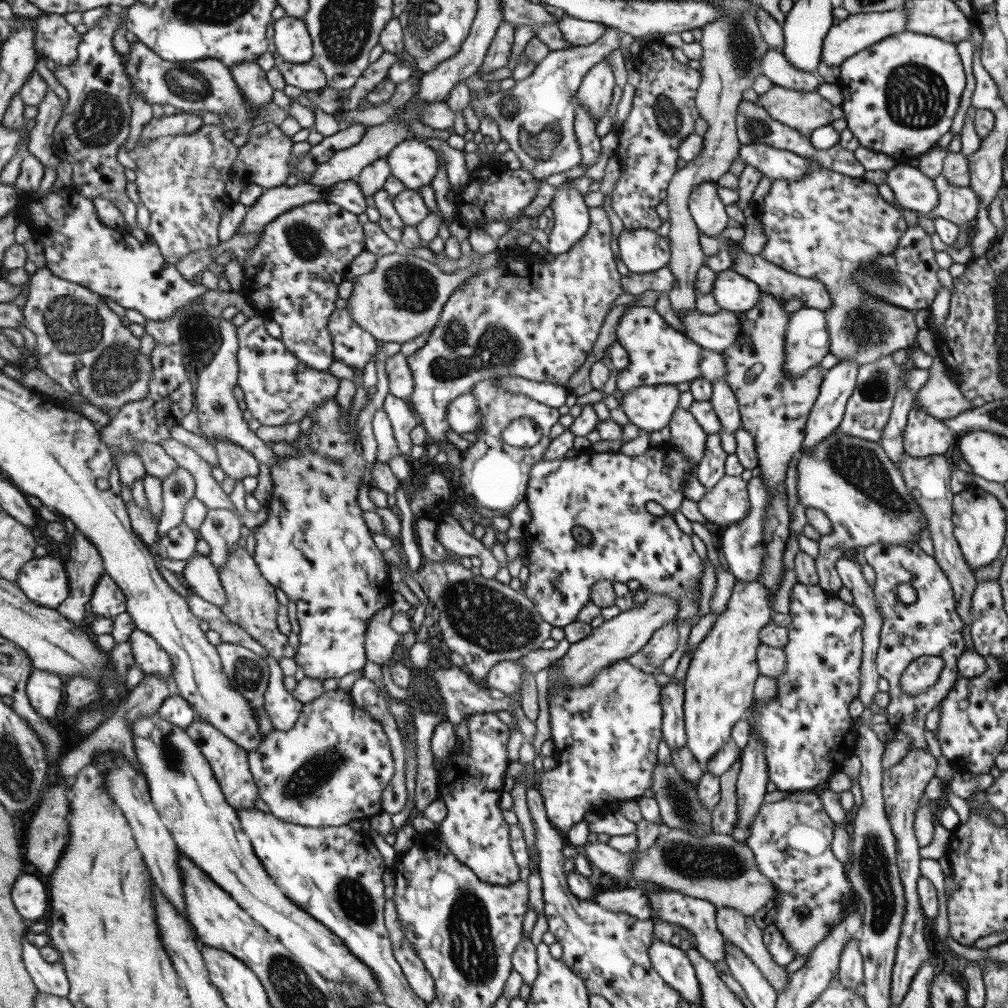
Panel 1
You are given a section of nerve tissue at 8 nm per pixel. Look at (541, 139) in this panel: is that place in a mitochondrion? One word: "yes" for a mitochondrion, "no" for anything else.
yes

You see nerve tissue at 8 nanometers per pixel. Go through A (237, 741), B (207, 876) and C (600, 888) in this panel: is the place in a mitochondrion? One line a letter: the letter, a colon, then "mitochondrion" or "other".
A: other
B: other
C: other

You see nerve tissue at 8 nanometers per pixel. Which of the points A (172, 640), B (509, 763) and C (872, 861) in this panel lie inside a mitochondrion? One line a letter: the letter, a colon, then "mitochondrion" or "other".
A: other
B: other
C: mitochondrion

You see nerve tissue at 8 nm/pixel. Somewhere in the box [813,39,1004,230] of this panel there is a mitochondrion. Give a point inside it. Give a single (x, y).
(916, 97)

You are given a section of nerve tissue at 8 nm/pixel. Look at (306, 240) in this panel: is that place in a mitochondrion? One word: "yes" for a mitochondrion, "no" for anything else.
yes

